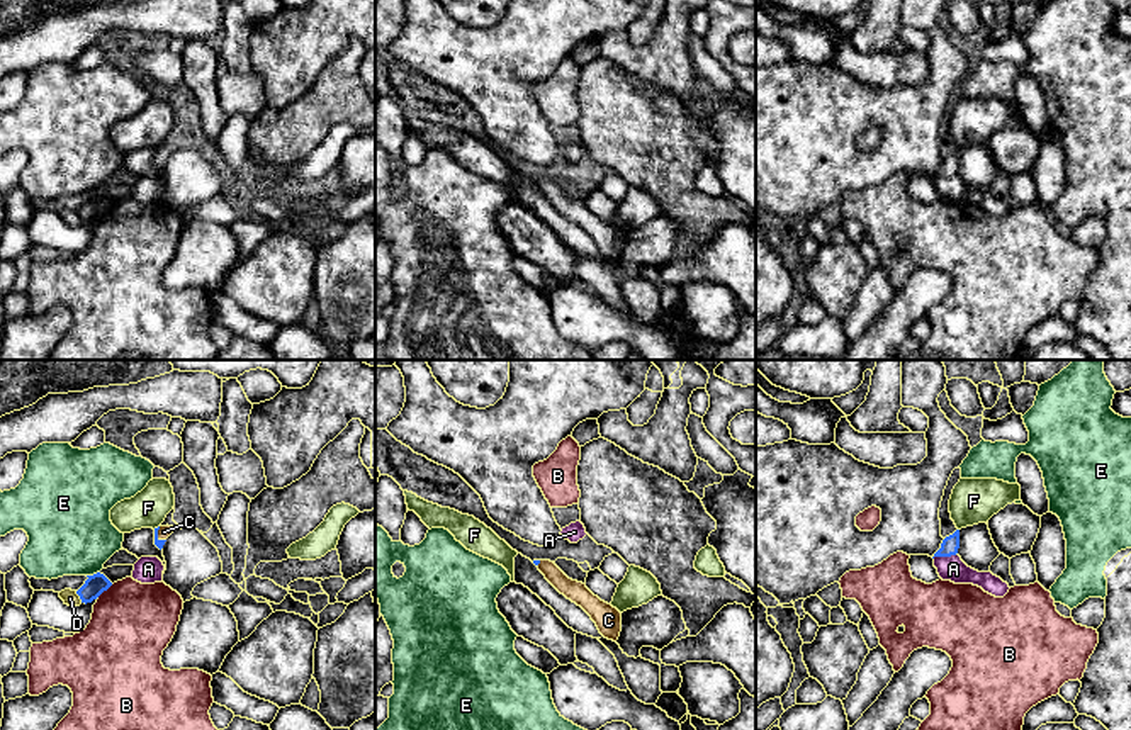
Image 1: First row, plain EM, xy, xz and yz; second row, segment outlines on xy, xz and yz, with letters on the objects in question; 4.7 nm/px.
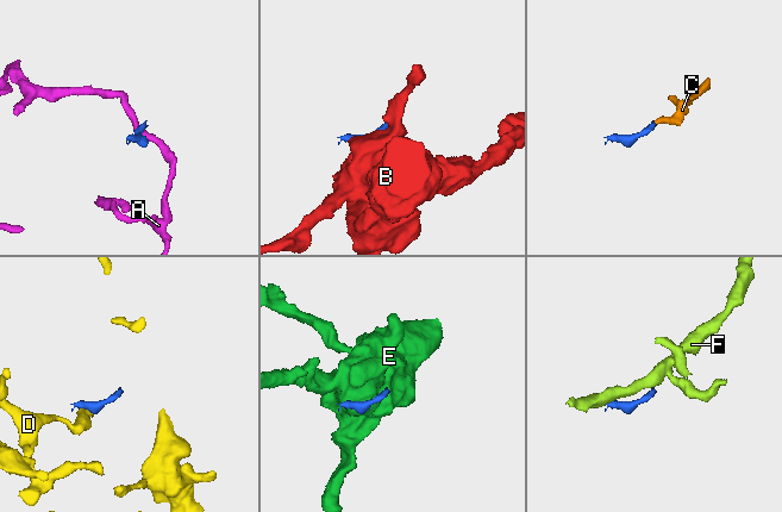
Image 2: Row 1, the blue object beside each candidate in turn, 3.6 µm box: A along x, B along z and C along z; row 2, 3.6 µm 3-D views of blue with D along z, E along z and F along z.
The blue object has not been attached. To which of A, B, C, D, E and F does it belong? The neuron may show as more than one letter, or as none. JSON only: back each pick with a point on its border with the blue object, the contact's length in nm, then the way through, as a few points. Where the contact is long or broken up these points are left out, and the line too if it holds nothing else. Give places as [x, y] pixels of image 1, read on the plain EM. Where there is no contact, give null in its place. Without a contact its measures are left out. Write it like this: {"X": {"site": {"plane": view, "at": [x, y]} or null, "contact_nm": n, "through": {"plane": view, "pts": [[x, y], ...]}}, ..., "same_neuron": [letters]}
{"C": {"site": {"plane": "xy", "at": [157, 155]}, "contact_nm": 80, "through": {"plane": "xy", "pts": [[158, 163], [157, 155], [163, 151]]}}, "same_neuron": ["C"]}

